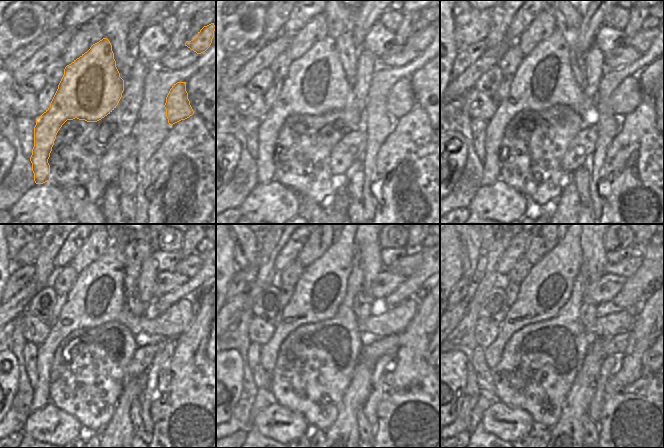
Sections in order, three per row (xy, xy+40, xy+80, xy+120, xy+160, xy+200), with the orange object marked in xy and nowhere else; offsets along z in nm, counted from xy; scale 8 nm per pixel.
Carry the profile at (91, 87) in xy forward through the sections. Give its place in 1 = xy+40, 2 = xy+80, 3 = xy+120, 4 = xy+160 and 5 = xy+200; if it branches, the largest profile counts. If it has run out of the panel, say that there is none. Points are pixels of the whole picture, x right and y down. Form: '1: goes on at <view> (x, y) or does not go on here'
1: goes on at xy+40 (316, 84)
2: goes on at xy+80 (544, 78)
3: goes on at xy+120 (97, 297)
4: goes on at xy+160 (321, 289)
5: goes on at xy+200 (547, 287)

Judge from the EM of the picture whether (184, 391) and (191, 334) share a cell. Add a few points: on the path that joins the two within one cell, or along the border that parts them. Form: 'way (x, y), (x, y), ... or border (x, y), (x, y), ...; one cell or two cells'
way (189, 377), (190, 348); one cell

